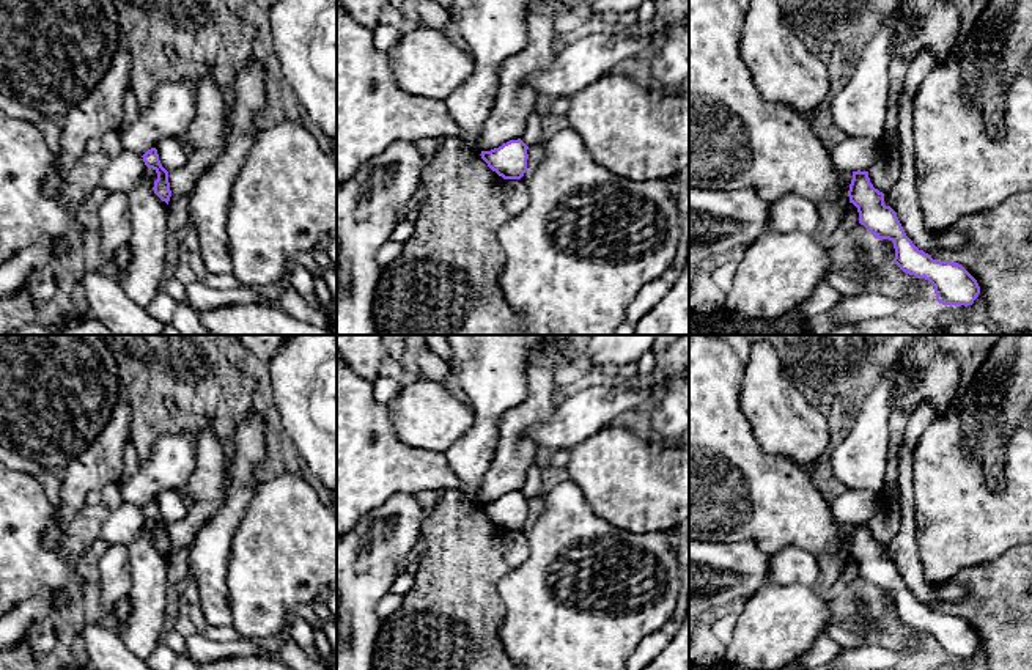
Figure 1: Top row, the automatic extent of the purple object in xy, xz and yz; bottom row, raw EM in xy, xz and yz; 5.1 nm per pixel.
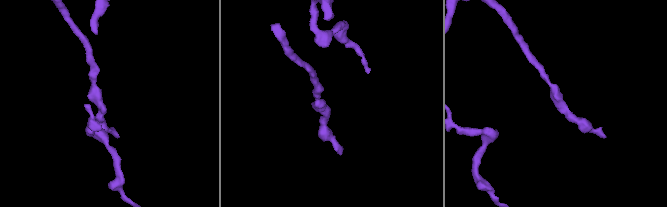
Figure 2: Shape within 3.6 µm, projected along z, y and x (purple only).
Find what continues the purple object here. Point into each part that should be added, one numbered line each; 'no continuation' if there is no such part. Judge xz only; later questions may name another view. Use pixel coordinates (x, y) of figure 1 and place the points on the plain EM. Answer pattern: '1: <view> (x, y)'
no continuation

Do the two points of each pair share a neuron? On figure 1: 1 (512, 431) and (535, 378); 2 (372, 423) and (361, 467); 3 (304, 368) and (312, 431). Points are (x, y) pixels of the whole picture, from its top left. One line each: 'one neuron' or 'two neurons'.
1: one neuron
2: one neuron
3: one neuron

